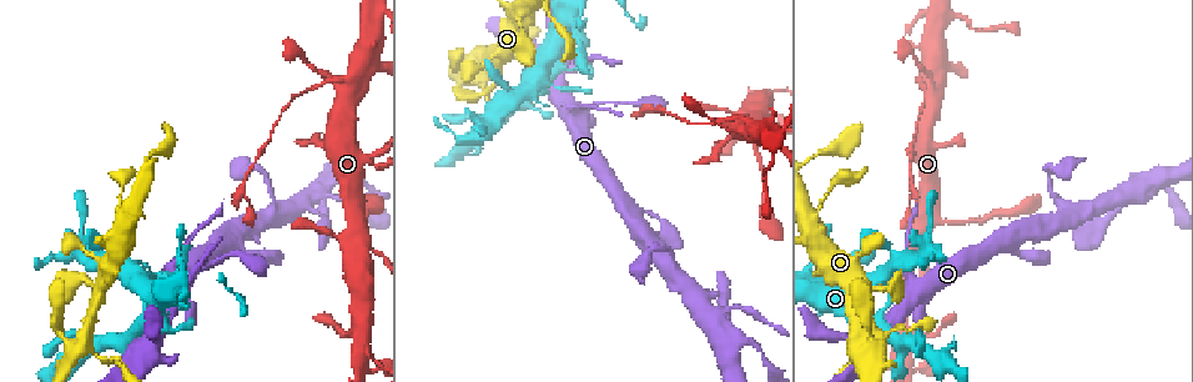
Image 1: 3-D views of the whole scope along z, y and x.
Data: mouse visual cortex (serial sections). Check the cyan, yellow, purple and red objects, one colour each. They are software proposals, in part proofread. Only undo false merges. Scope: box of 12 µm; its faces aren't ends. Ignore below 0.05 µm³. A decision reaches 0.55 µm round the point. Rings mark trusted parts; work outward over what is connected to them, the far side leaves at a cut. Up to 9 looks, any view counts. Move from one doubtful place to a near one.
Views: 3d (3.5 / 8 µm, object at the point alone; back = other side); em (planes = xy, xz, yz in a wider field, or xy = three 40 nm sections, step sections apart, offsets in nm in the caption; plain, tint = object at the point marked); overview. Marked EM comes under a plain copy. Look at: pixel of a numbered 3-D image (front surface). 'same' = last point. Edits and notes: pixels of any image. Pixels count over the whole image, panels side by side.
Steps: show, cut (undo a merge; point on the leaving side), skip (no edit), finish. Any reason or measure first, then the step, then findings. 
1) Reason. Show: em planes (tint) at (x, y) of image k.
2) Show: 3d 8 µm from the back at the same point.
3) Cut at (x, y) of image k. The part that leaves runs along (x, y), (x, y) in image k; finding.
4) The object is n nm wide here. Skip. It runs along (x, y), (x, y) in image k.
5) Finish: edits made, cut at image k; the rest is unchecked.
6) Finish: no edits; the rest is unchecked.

Thin arm on a thick one. Show: 3d 8 µm from the back at (866, 343) of image 1.

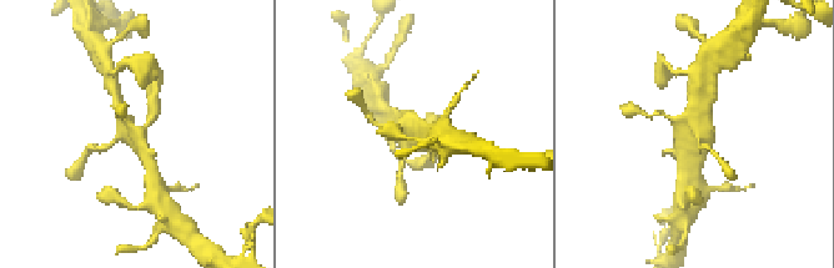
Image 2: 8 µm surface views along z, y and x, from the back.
Show: 3d 3.5 µm at (127, 130) of image 2.

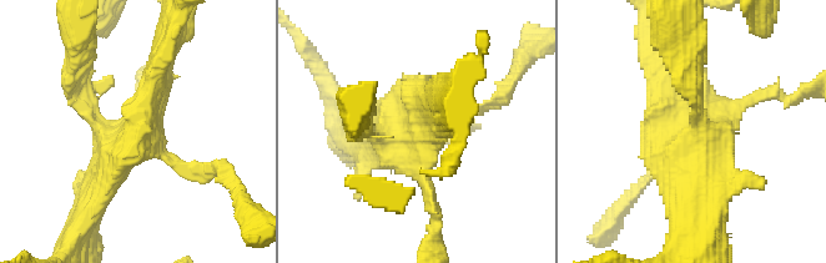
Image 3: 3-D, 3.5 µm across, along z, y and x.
Show: em xy step 5 (tint) at (687, 129) of image 3.

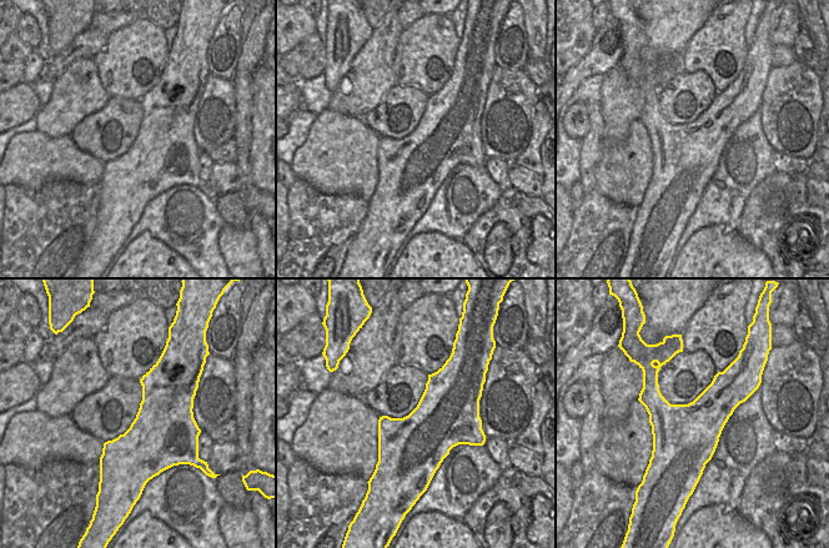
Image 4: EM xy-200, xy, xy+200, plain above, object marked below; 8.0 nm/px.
Skip. One cell here.

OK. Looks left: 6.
Abrupt turn. Show: 3d 3.5 µm at (488, 91) of image 1.

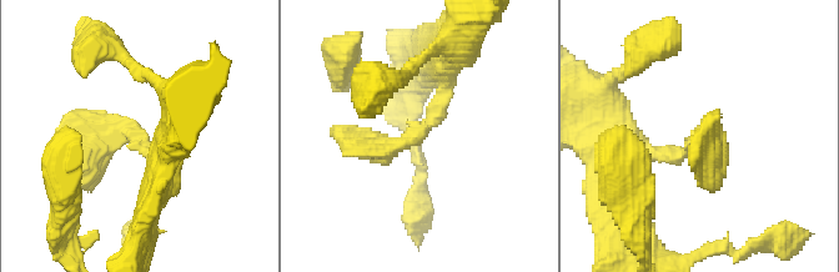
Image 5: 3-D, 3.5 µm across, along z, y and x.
The arms are 200, 350 nm wide; shape alone is not enough. Show: em xy step 3 (tint) at (143, 141) of image 5.

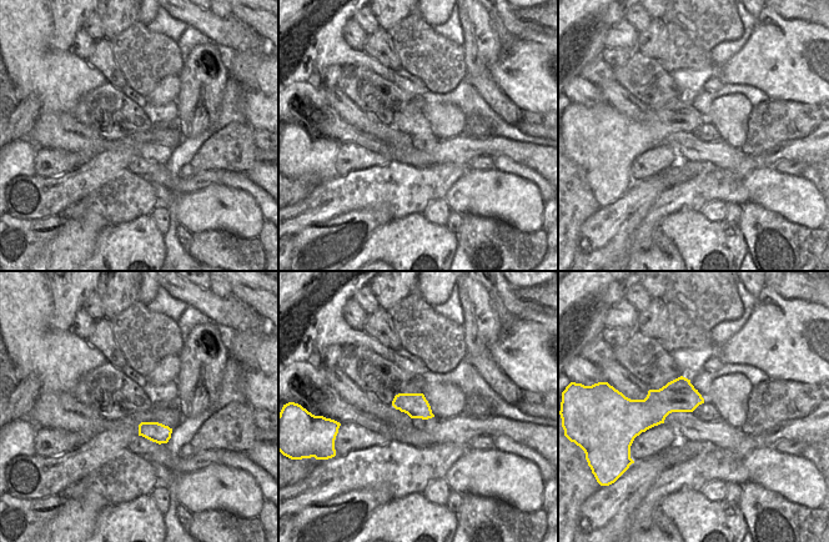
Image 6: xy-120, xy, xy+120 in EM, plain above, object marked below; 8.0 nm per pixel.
Skip. It runs along (445, 59), (413, 139), (352, 135) in image 5; all the same cell.

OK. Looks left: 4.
Abrupt turn. Show: 3d 3.5 µm at (911, 284) of image 1.

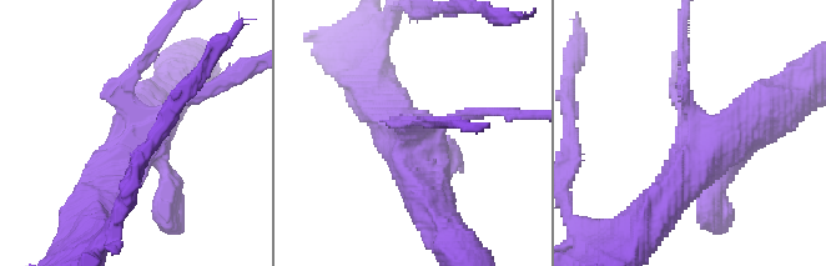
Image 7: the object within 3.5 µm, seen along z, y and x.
Show: em xy step 3 (tint) at (422, 130) of image 7.

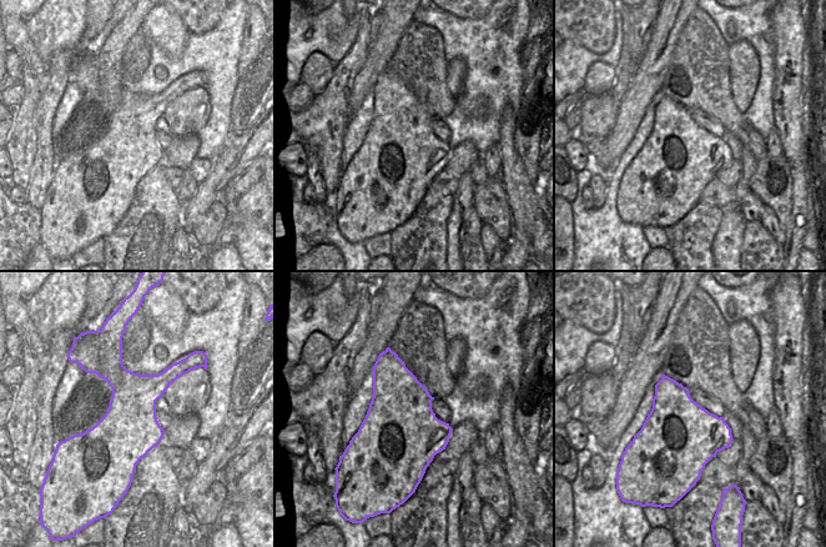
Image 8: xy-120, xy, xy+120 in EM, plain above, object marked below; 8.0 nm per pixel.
Skip. It runs along (777, 108), (711, 146), (660, 207) in image 7; continuous, no second cell.

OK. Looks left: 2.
Sudden change in width. Show: 3d 8 µm at (329, 195) of image 1.

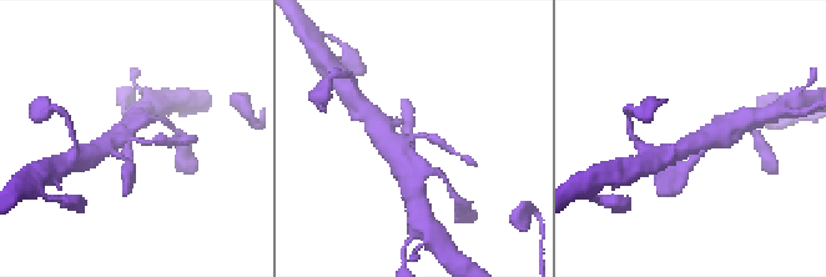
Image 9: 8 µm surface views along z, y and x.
The arms are 200, 600 nm wide. Show: em planes (tint) at (131, 138) of image 9.

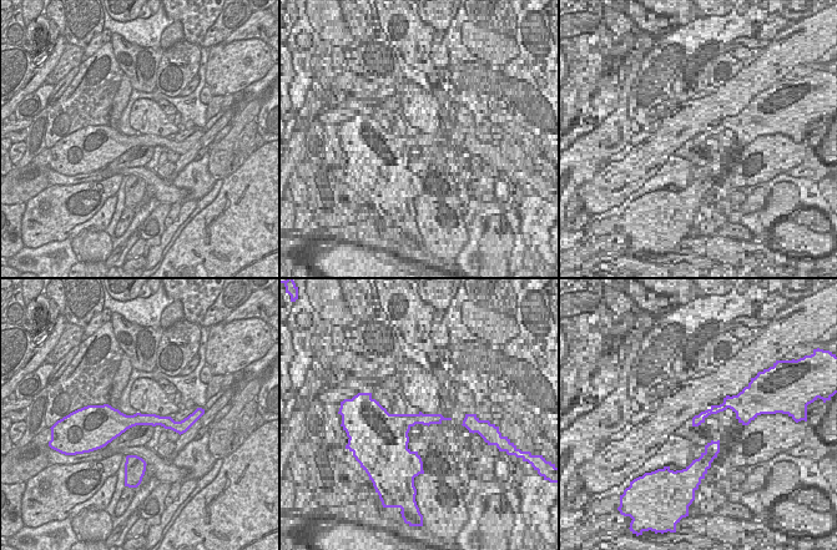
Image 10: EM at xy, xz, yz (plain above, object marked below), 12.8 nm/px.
Skip. It runs along (384, 136), (392, 147), (422, 134), (443, 145) in image 9; continuous, no second cell.

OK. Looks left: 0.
Finish: no edits; the rest is unchecked.

